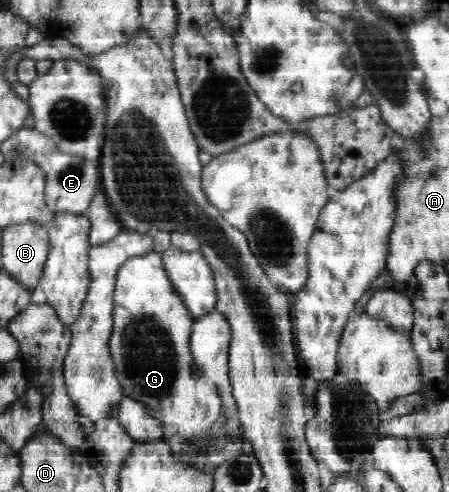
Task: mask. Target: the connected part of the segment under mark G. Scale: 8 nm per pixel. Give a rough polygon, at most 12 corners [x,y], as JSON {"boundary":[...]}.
{"boundary":[[162,254],[116,270],[109,353],[181,464],[214,472],[242,452],[189,454],[221,400],[189,349],[190,317]]}

